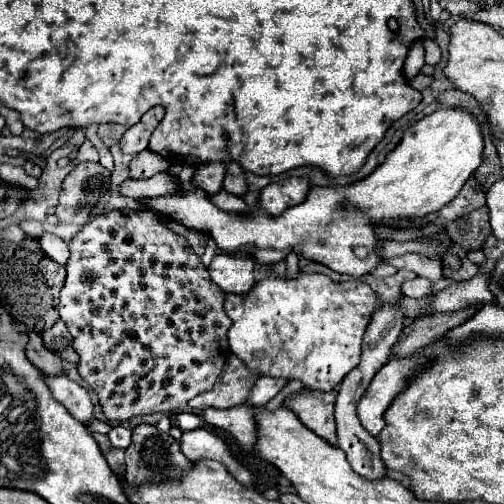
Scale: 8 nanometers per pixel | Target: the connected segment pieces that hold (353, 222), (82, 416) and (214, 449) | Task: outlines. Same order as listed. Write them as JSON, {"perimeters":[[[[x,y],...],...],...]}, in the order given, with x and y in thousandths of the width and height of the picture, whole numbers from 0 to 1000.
{"perimeters":[[[[869,216],[865,224],[841,232],[837,240],[821,244],[813,256],[802,260],[798,280],[778,296],[762,323],[754,323],[730,351],[694,363],[694,367],[667,367],[667,371],[619,371],[607,399],[567,415],[552,431],[528,423],[528,415],[504,415],[504,419],[440,419],[421,399],[417,387],[397,375],[385,363],[389,331],[385,327],[337,327],[333,347],[341,347],[357,363],[357,379],[349,387],[325,387],[325,391],[286,391],[278,395],[282,415],[302,419],[317,435],[329,438],[353,438],[373,454],[393,454],[401,462],[413,462],[433,494],[444,502],[492,502],[512,526],[548,526],[552,518],[567,514],[575,498],[587,506],[639,522],[655,530],[667,542],[683,542],[694,550],[718,550],[746,534],[750,522],[758,522],[758,510],[750,506],[750,490],[762,478],[746,462],[746,450],[770,450],[770,454],[794,454],[798,446],[786,446],[790,435],[825,435],[841,431],[849,423],[873,419],[881,407],[889,407],[917,367],[929,359],[929,351],[940,343],[940,335],[956,323],[956,268],[948,244],[937,236],[933,224],[921,216]]],[[[83,740],[95,772],[103,776],[107,792],[119,796],[143,827],[151,827],[159,839],[175,839],[187,823],[183,823],[183,796],[171,780],[167,768],[159,768],[155,760],[139,756],[131,744],[91,744]]],[[[409,851],[365,855],[361,867],[357,867],[357,891],[361,891],[361,899],[365,899],[377,915],[397,915],[397,911],[437,915],[440,923],[448,923],[452,938],[460,938],[460,946],[472,950],[472,958],[500,962],[496,935],[492,935],[488,927],[480,927],[480,923],[460,907],[452,883],[448,883],[433,863],[409,855]]]]}

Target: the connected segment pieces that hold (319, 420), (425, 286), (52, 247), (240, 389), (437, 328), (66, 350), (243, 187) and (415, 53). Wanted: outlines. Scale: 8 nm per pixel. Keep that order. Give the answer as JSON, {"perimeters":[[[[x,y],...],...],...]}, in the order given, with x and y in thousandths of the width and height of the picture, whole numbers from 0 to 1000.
{"perimeters":[[[[603,772],[595,780],[571,784],[563,792],[563,808],[579,812],[591,831],[623,855],[631,867],[667,883],[667,835],[663,835],[663,776],[615,776]]],[[[825,550],[825,554],[813,554],[813,558],[802,558],[794,565],[794,577],[798,585],[806,589],[821,589],[821,593],[849,593],[857,585],[857,562],[849,554],[837,554],[837,550]]],[[[87,462],[83,470],[79,470],[79,486],[83,486],[83,494],[87,494],[87,502],[99,510],[99,514],[107,514],[111,522],[131,522],[135,518],[135,510],[139,510],[139,498],[135,498],[135,486],[119,474],[119,470],[111,470],[111,466],[103,466],[103,462]]],[[[456,704],[452,724],[444,728],[440,744],[433,748],[425,772],[377,792],[373,804],[393,815],[401,815],[409,808],[456,812],[492,792],[492,780],[504,768],[508,752],[512,752],[512,744],[496,740],[496,732],[488,728],[488,720],[480,712]]],[[[933,609],[921,617],[901,617],[901,621],[865,621],[853,629],[833,629],[821,633],[817,641],[810,641],[790,677],[778,685],[774,692],[774,708],[806,708],[825,700],[829,692],[861,681],[865,673],[873,673],[885,657],[917,645],[925,633],[933,633],[944,621],[948,609]]],[[[115,637],[107,649],[99,649],[95,657],[87,657],[83,673],[87,673],[87,685],[103,700],[119,704],[123,712],[135,712],[139,720],[155,716],[155,700],[143,688],[143,665],[139,665],[139,657],[135,657],[135,649],[131,649],[127,637]]],[[[452,323],[448,335],[448,355],[444,355],[444,375],[452,383],[464,383],[472,391],[484,391],[492,379],[492,363],[488,363],[488,347],[476,335],[472,323]]],[[[821,81],[810,93],[810,113],[802,125],[802,153],[806,157],[825,153],[825,141],[833,141],[837,133],[841,133],[841,93],[837,93],[837,81]]]]}

